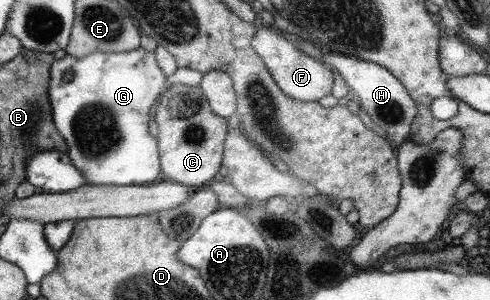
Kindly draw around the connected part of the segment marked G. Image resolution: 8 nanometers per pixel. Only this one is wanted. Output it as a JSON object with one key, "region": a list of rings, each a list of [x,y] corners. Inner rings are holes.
{"region":[[[143,48],[133,49],[131,51],[121,52],[121,53],[105,53],[102,51],[94,51],[93,53],[85,54],[84,56],[76,58],[71,54],[65,54],[62,58],[58,60],[53,60],[53,63],[49,68],[49,79],[47,91],[47,102],[49,102],[51,108],[52,122],[57,130],[57,133],[65,140],[68,150],[66,151],[71,163],[80,169],[83,174],[86,183],[91,183],[91,185],[116,185],[116,186],[126,186],[126,185],[143,185],[150,184],[160,172],[160,163],[158,160],[158,149],[156,144],[156,138],[151,137],[147,133],[147,121],[149,121],[149,109],[151,105],[157,102],[159,95],[161,94],[162,83],[164,82],[164,75],[158,68],[154,58],[154,52],[148,52]],[[91,105],[97,105],[99,109],[97,111],[103,111],[103,119],[93,115],[95,109]]]}

